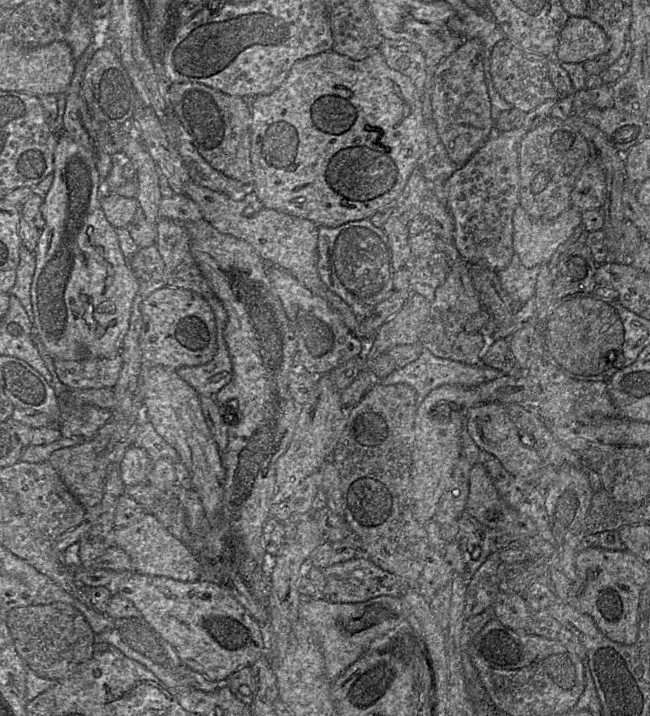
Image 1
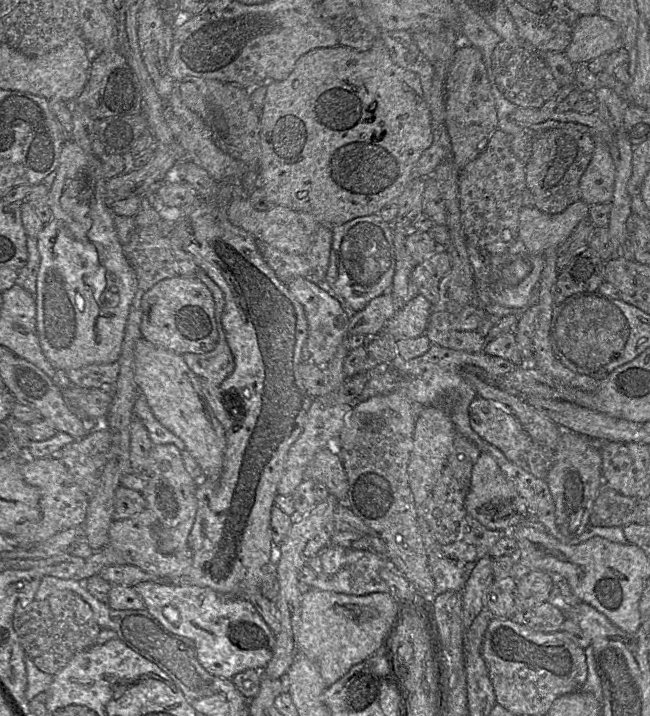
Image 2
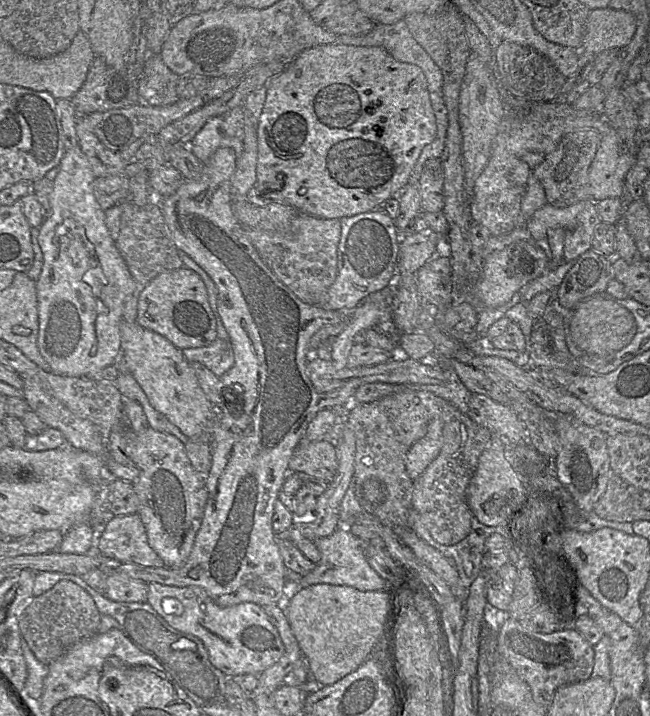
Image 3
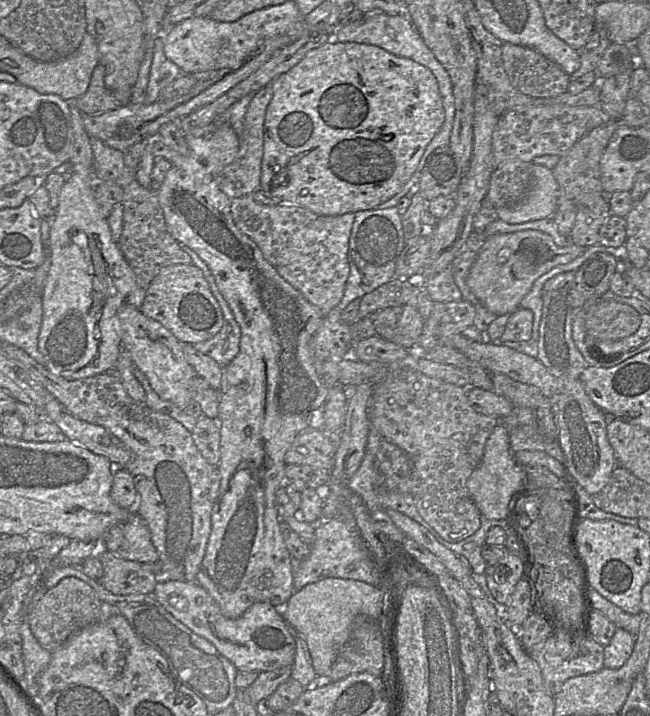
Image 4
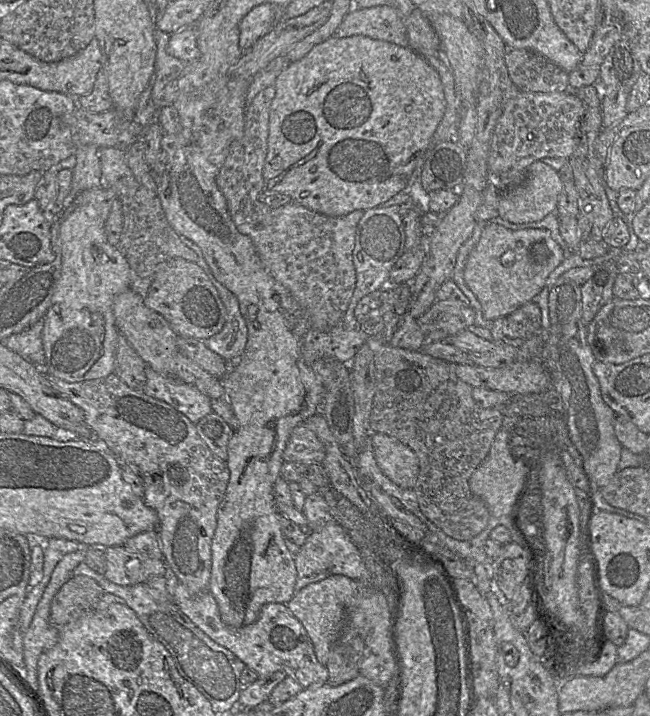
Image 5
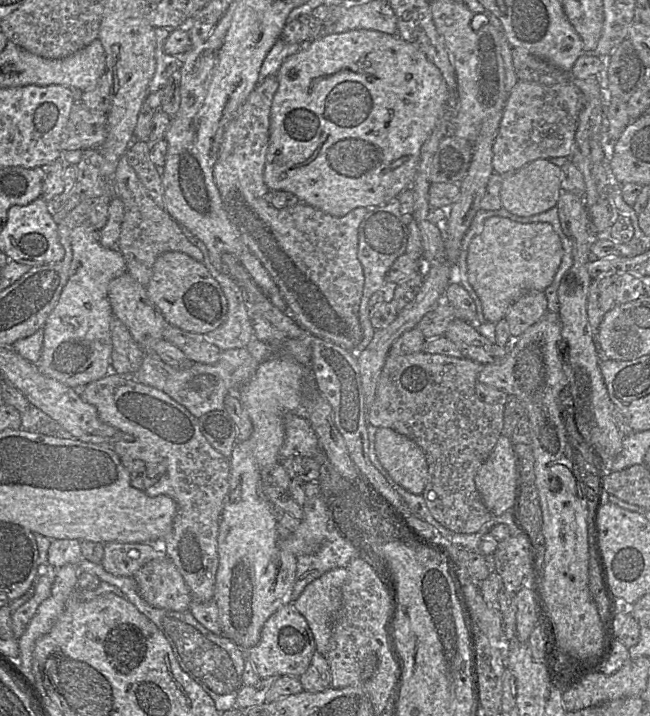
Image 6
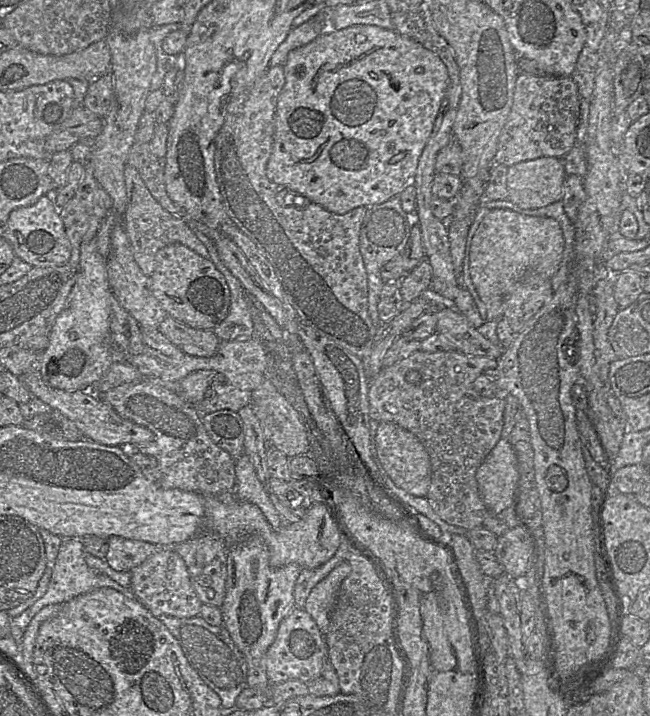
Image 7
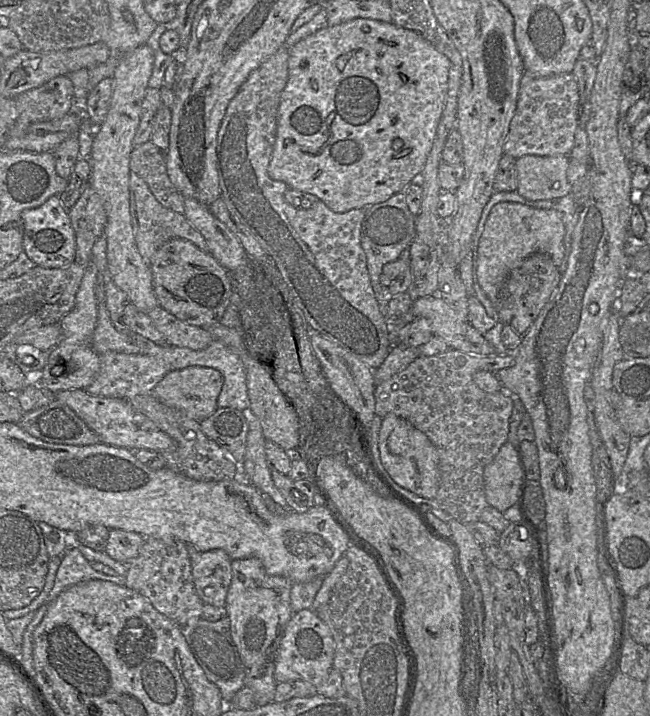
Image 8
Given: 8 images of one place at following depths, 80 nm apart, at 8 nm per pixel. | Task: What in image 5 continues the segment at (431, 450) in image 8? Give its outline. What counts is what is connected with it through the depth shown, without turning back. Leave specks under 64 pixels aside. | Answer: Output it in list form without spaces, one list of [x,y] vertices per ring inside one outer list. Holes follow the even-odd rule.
[[[379,432],[373,434],[371,444],[383,473],[400,487],[413,489],[419,474],[415,452],[398,439]]]

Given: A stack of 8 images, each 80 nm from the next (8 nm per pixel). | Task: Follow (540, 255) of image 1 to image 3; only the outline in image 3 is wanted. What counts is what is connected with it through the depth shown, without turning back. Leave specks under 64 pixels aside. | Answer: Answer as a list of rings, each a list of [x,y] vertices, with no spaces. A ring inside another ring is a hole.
[[[581,200],[563,208],[545,204],[542,208],[535,211],[525,224],[531,234],[531,239],[535,242],[546,239],[550,229],[573,229],[577,216],[584,209],[586,203],[587,200]]]

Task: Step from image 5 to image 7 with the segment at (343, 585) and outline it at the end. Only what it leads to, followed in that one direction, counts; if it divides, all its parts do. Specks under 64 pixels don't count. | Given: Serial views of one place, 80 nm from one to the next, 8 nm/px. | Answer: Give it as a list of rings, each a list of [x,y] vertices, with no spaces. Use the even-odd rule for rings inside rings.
[[[348,561],[341,562],[312,588],[306,599],[303,609],[310,614],[324,636],[330,623],[341,583],[350,572],[351,567]]]

